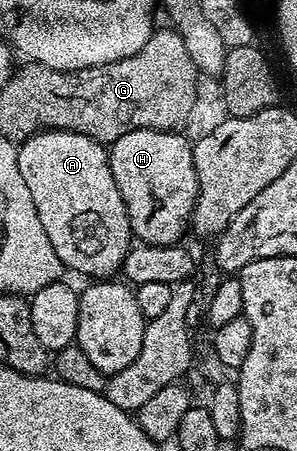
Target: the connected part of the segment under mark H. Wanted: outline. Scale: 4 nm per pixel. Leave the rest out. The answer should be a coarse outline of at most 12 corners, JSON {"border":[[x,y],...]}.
{"border":[[130,131],[110,171],[145,245],[174,245],[198,195],[193,142]]}

